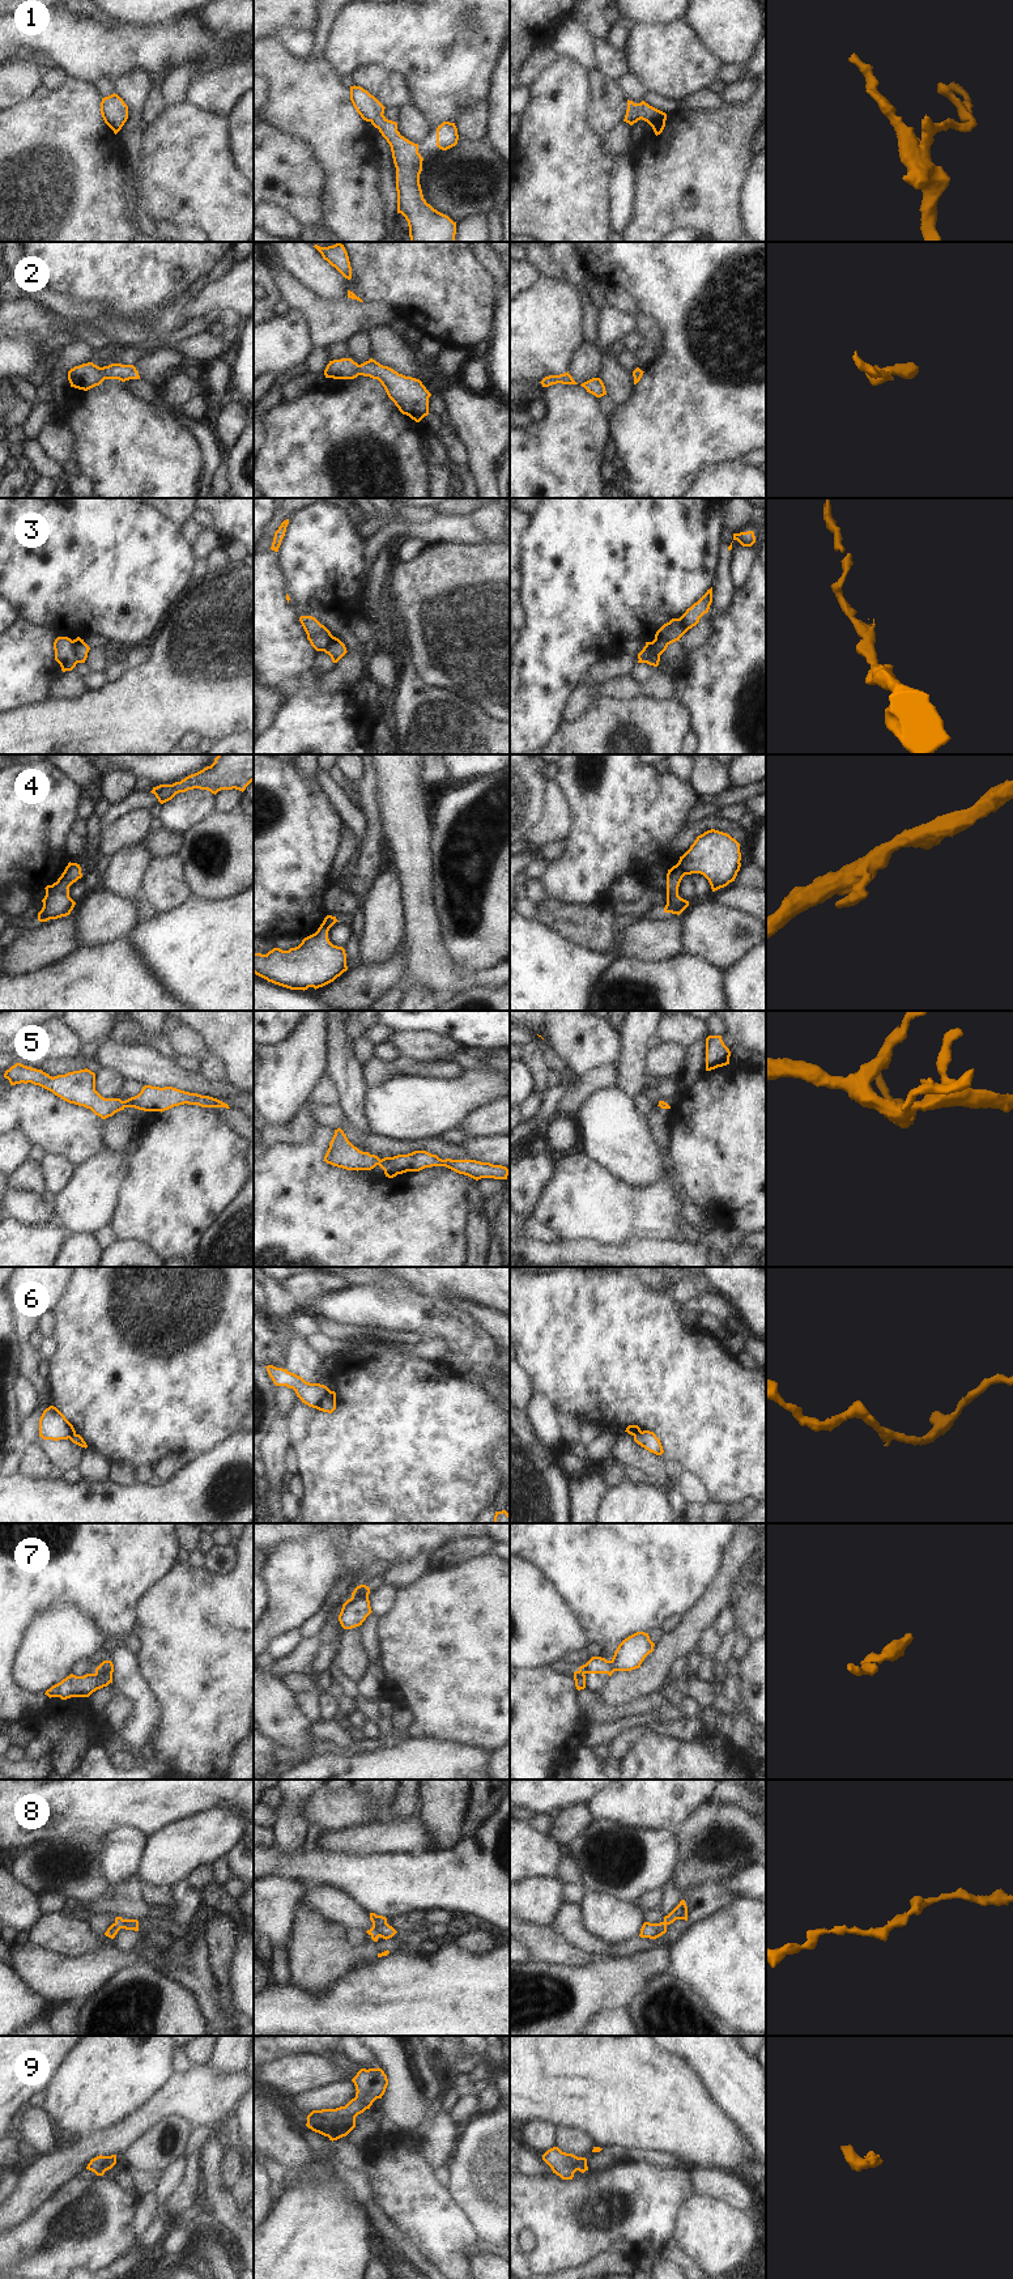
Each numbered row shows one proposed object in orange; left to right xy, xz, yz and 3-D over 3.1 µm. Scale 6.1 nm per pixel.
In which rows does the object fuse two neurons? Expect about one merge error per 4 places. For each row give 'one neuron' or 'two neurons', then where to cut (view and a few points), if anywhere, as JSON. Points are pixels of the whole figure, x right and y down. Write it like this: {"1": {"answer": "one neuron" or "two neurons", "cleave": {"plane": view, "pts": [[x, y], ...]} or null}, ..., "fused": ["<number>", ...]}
{"1": {"answer": "one neuron", "cleave": null}, "2": {"answer": "one neuron", "cleave": null}, "3": {"answer": "two neurons", "cleave": {"plane": "xy", "pts": [[72, 641], [77, 662]]}}, "4": {"answer": "two neurons", "cleave": {"plane": "yz", "pts": [[676, 864], [686, 874]]}}, "5": {"answer": "one neuron", "cleave": null}, "6": {"answer": "two neurons", "cleave": {"plane": "xz", "pts": [[330, 1390], [318, 1408]]}}, "7": {"answer": "two neurons", "cleave": {"plane": "xy", "pts": [[96, 1671], [111, 1674]]}}, "8": {"answer": "one neuron", "cleave": null}, "9": {"answer": "one neuron", "cleave": null}, "fused": ["3", "4", "6", "7"]}

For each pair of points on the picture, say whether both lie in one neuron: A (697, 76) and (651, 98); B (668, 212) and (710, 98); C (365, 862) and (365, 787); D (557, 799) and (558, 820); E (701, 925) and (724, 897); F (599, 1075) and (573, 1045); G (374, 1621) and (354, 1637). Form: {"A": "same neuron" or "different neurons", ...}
{"A": "different neurons", "B": "different neurons", "C": "same neuron", "D": "same neuron", "E": "different neurons", "F": "different neurons", "G": "different neurons"}

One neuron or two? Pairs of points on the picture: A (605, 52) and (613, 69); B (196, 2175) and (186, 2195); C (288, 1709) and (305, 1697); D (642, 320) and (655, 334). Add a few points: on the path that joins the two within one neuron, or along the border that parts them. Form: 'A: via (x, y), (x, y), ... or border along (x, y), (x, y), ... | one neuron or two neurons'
A: via (607, 56), (613, 66) | one neuron
B: via (194, 2180), (190, 2190) | one neuron
C: border along (297, 1693), (301, 1708), (314, 1722) | two neurons
D: via (645, 323), (652, 331) | one neuron

